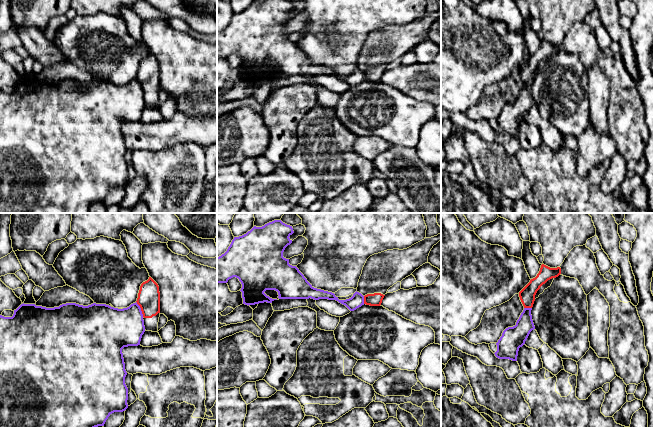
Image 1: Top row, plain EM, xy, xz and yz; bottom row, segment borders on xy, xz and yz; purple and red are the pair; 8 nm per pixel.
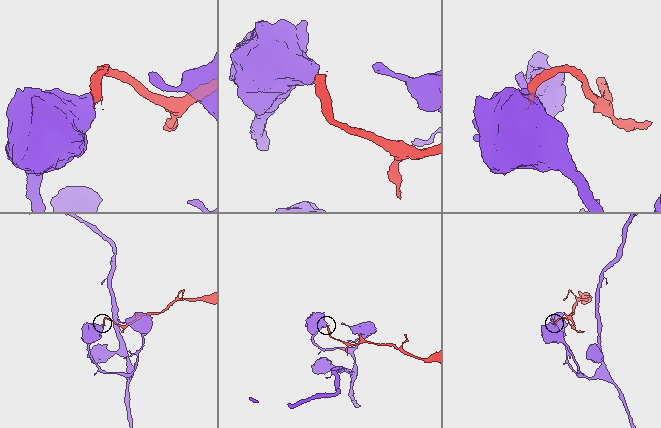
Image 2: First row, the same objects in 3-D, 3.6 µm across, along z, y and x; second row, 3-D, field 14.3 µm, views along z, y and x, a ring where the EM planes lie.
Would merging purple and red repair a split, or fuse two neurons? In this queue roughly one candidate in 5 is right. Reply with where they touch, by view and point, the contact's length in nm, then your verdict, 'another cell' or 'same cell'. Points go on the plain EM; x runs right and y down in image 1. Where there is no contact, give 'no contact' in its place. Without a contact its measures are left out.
xy (140, 85) | 140 nm | another cell

